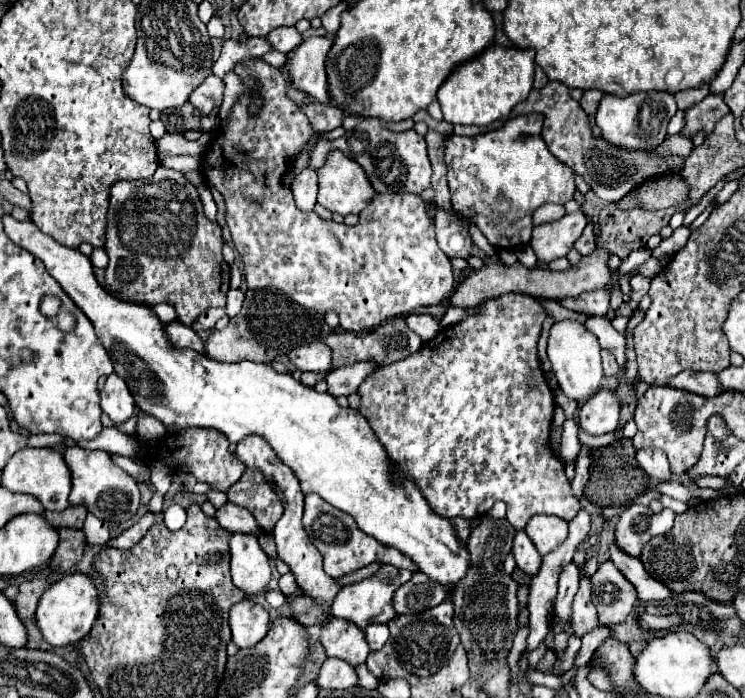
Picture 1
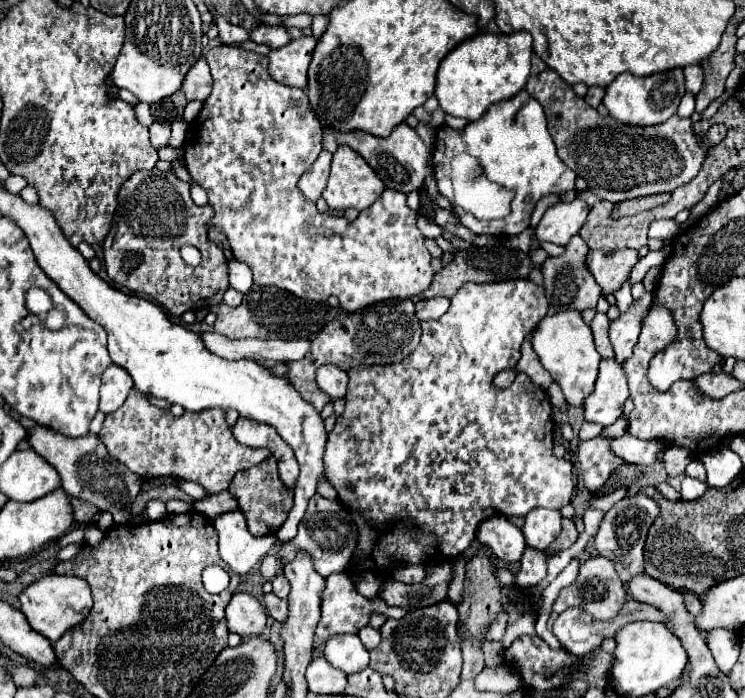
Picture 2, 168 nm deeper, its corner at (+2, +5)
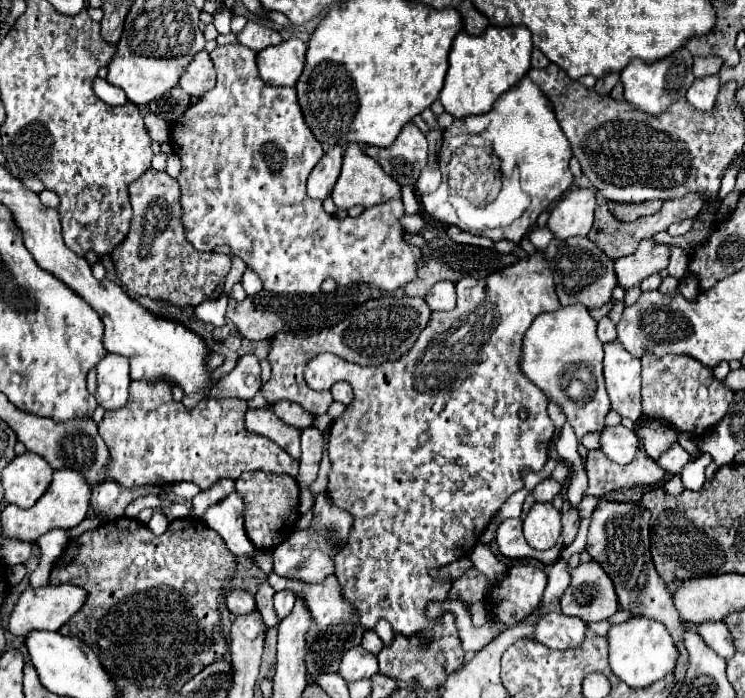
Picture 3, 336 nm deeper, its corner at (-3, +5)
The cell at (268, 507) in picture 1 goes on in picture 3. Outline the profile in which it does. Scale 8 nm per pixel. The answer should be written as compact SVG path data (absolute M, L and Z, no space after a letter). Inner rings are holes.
M251 471L243 473L235 481L235 489L245 501L245 531L255 545L263 549L279 545L281 541L285 541L285 537L289 537L289 533L295 531L299 519L299 485L293 477Z

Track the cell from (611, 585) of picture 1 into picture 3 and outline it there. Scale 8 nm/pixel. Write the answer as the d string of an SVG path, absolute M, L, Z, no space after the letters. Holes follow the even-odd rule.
M597 561L581 563L573 569L573 581L561 595L561 611L583 621L609 619L619 611L617 593L611 577L597 565Z

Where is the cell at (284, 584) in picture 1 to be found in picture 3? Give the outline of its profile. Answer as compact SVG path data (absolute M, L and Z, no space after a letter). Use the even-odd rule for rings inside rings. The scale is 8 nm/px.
M287 591L275 593L275 611L279 613L279 619L283 619L285 615L289 615L289 611L293 609L293 603L295 603L293 593L287 593Z

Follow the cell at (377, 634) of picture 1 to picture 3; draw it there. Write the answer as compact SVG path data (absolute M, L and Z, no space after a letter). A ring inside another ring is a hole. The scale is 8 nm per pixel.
M365 631L363 635L363 643L361 643L369 653L377 655L381 649L383 649L383 641L379 639L379 635L375 631Z

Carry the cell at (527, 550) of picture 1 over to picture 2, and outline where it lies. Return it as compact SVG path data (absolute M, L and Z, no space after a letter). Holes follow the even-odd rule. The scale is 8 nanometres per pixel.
M528 547L528 553L522 557L522 567L514 575L514 585L518 589L530 589L538 585L546 577L546 555L542 551L534 551Z

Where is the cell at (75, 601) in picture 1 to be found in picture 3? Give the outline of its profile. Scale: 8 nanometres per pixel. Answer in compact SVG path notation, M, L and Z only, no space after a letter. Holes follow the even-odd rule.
M61 583L61 585L43 585L43 587L27 587L11 617L9 617L9 631L17 637L25 637L29 631L37 629L37 631L59 631L59 627L63 623L69 621L69 617L73 617L81 605L85 605L85 599L87 599L87 593L85 589L77 587L77 585L71 585L71 583Z

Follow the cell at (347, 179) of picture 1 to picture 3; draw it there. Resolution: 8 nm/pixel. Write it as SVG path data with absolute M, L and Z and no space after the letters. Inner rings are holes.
M349 143L343 153L343 169L341 175L331 191L331 197L337 207L341 209L351 209L353 205L363 205L363 207L373 207L379 203L385 203L389 199L399 199L401 197L401 187L393 177L389 177L377 161L373 161L369 155L365 155L357 143Z

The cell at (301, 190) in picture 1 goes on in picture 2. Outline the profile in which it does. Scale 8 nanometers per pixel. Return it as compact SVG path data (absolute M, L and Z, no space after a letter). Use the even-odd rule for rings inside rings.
M322 151L318 155L318 159L314 161L314 165L300 177L298 187L300 191L310 199L310 201L318 201L326 181L328 181L328 173L330 173L330 161L332 161L332 153L330 151Z

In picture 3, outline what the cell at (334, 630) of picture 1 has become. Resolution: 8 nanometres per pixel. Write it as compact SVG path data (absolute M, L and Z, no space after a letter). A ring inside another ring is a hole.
M361 645L349 649L339 665L339 673L347 681L359 681L365 677L373 677L377 673L377 657L373 653L367 653Z

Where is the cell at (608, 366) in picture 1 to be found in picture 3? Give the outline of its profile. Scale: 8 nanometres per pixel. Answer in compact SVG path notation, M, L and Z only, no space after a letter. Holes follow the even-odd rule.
M603 317L603 319L597 323L597 335L599 335L599 339L601 339L603 343L615 341L615 339L617 339L617 337L615 337L615 325L613 325L607 317Z

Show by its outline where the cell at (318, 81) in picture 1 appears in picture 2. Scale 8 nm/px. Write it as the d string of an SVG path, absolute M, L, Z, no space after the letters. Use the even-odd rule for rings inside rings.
M310 35L292 39L280 49L272 49L268 55L268 73L282 85L304 89L304 85L308 83L308 65L314 47L316 39Z

